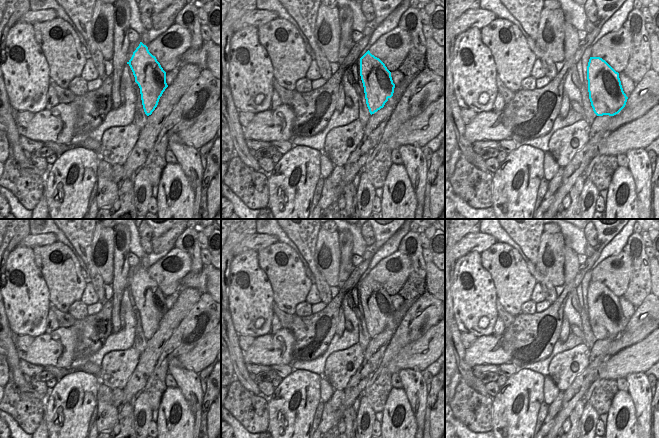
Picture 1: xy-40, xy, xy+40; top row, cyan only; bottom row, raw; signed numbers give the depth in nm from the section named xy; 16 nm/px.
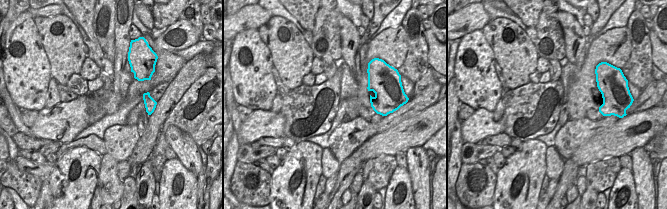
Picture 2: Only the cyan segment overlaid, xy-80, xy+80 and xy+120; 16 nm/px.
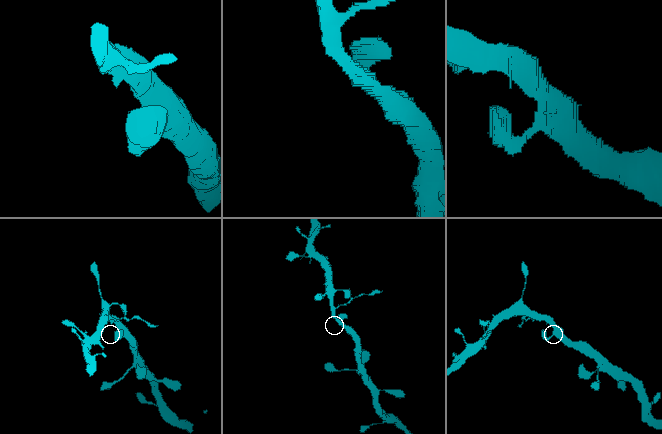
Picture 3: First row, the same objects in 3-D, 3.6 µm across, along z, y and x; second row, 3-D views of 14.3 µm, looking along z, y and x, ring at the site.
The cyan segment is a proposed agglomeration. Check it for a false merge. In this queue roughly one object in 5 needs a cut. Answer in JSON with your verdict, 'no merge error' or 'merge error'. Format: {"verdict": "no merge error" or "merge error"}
{"verdict": "no merge error"}

